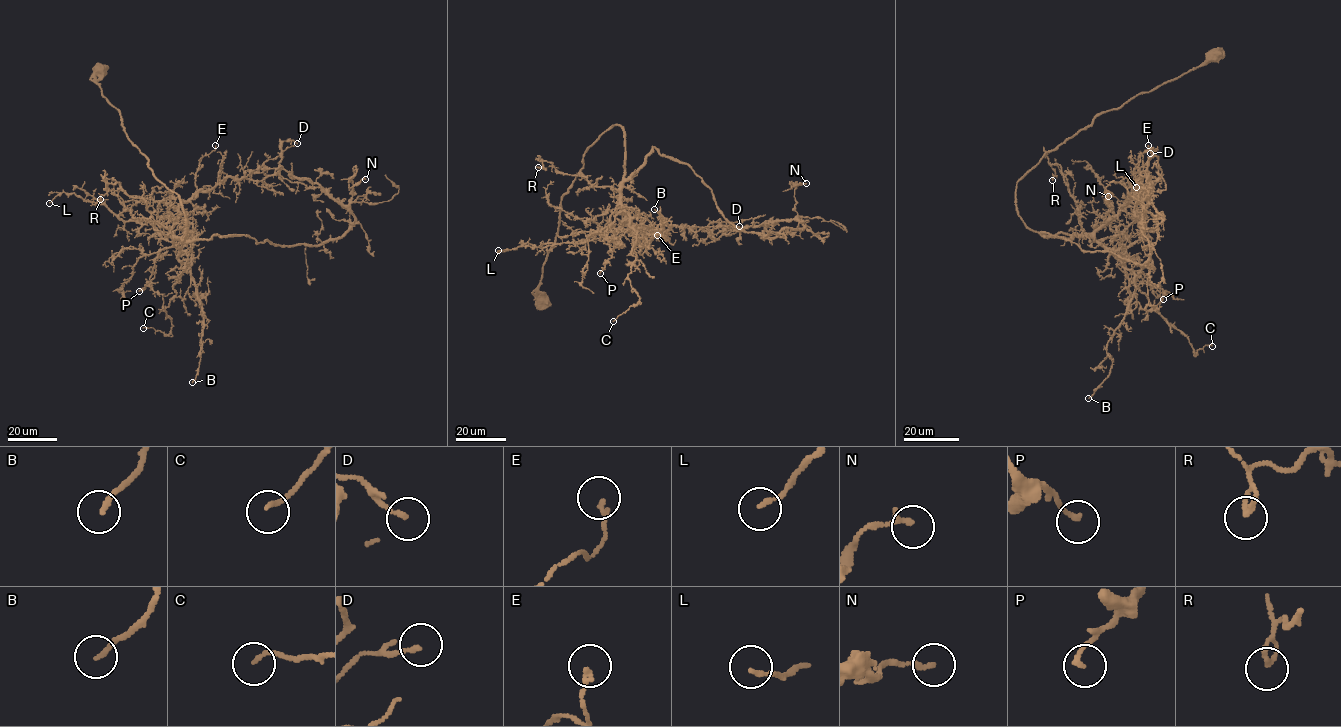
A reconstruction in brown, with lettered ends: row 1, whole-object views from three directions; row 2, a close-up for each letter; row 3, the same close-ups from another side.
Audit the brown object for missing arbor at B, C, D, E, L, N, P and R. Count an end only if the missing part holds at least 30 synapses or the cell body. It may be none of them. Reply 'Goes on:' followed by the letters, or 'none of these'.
Goes on: none of these

